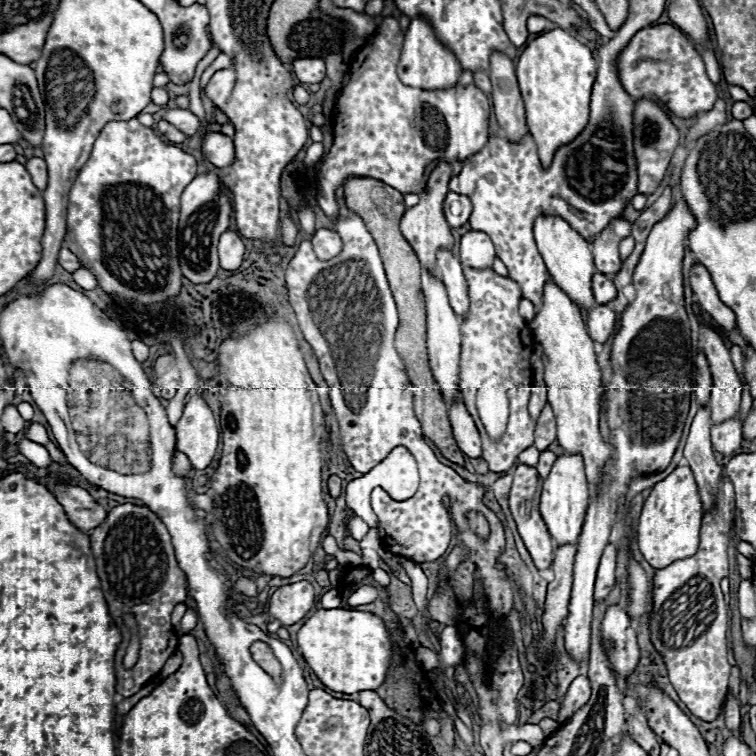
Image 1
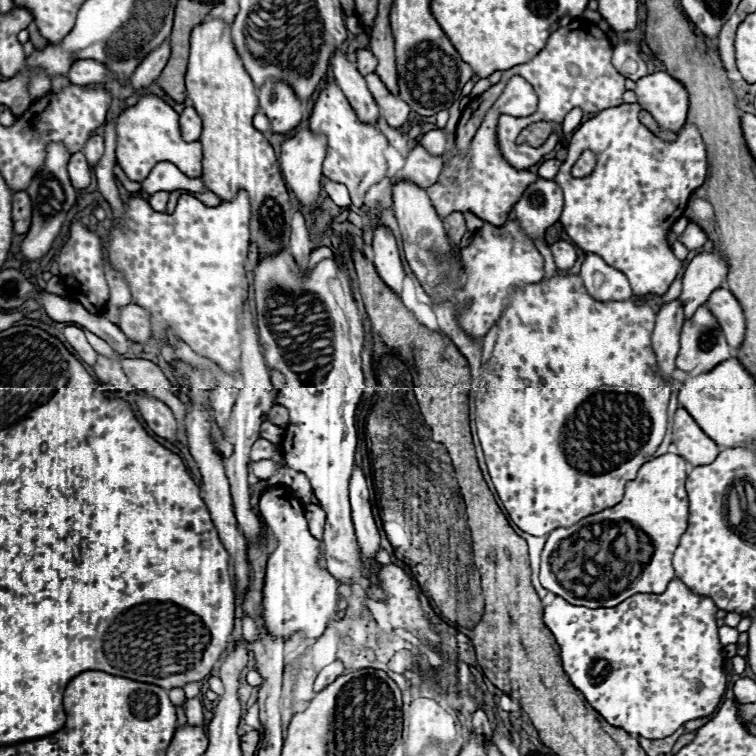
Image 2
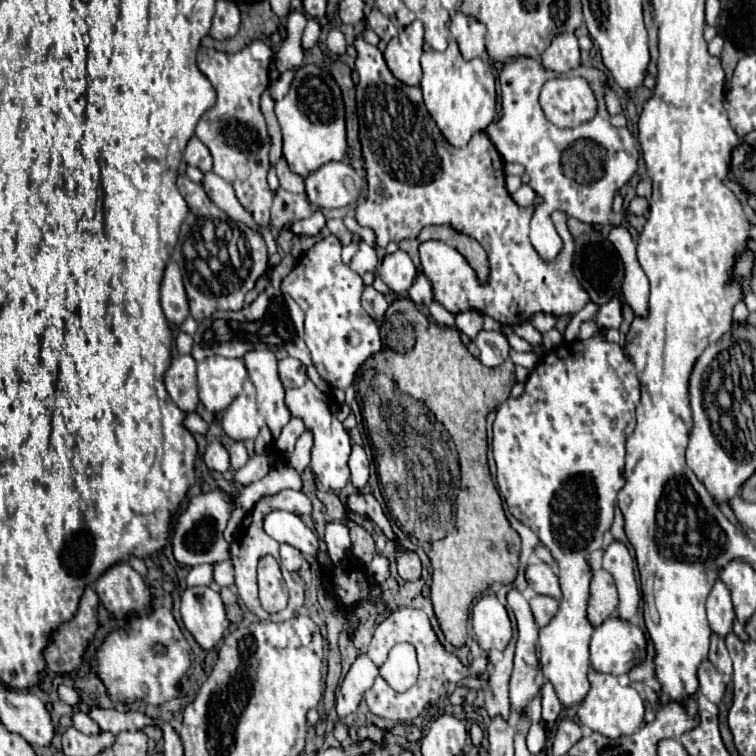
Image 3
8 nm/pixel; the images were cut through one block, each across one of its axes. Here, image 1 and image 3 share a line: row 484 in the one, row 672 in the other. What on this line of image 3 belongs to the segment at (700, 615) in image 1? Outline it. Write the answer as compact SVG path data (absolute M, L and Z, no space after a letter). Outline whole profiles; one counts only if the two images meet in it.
M716 634L710 636L710 662L714 664L714 668L718 672L726 674L726 676L733 673L732 660L728 656L728 650L726 650L722 636L716 636Z

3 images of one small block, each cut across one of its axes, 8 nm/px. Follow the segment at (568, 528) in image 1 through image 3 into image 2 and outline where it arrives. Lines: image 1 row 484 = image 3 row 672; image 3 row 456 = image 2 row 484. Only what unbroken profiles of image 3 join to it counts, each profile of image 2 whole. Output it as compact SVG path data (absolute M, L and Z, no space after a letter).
M556 274L552 278L544 278L538 284L526 286L524 290L516 290L510 296L510 306L502 312L498 320L498 338L494 344L492 358L482 368L482 388L476 394L476 428L478 438L484 448L486 464L490 478L496 486L496 492L510 516L510 520L526 534L544 536L560 526L572 526L580 518L598 514L610 506L616 506L624 496L624 484L636 478L636 472L644 462L652 458L656 448L660 446L666 434L666 408L670 398L670 384L664 384L656 370L656 356L652 354L650 334L654 330L654 310L650 306L638 306L634 300L626 302L596 302L584 290L584 284L578 276L572 274Z

